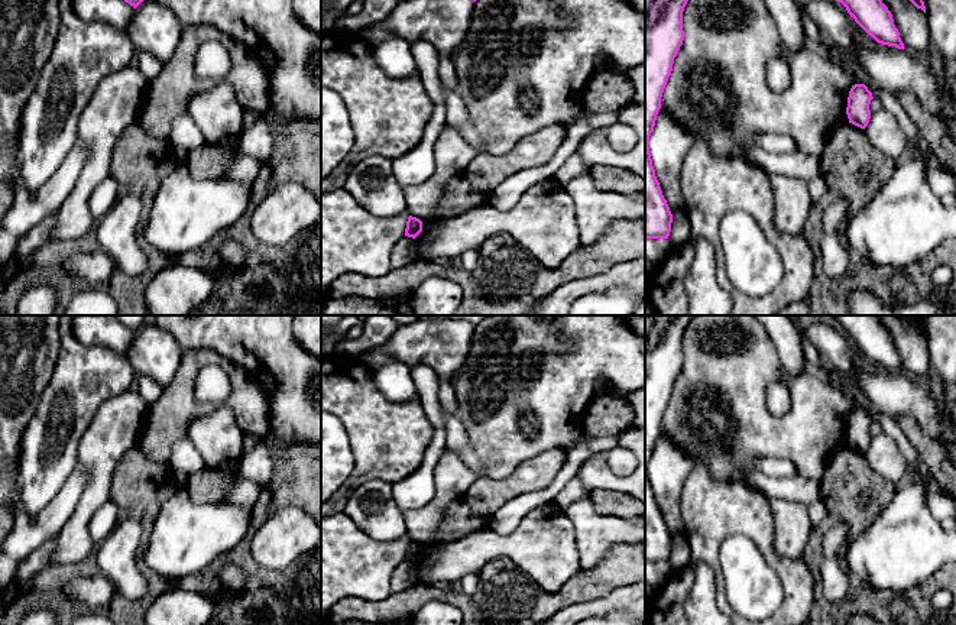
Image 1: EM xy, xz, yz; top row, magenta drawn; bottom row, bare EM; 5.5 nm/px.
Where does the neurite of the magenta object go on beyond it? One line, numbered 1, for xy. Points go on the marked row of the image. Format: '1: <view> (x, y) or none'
1: none

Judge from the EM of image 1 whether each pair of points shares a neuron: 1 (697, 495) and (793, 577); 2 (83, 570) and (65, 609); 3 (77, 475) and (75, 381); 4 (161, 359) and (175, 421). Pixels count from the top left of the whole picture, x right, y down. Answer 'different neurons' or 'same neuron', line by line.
1: same neuron
2: same neuron
3: different neurons
4: different neurons

